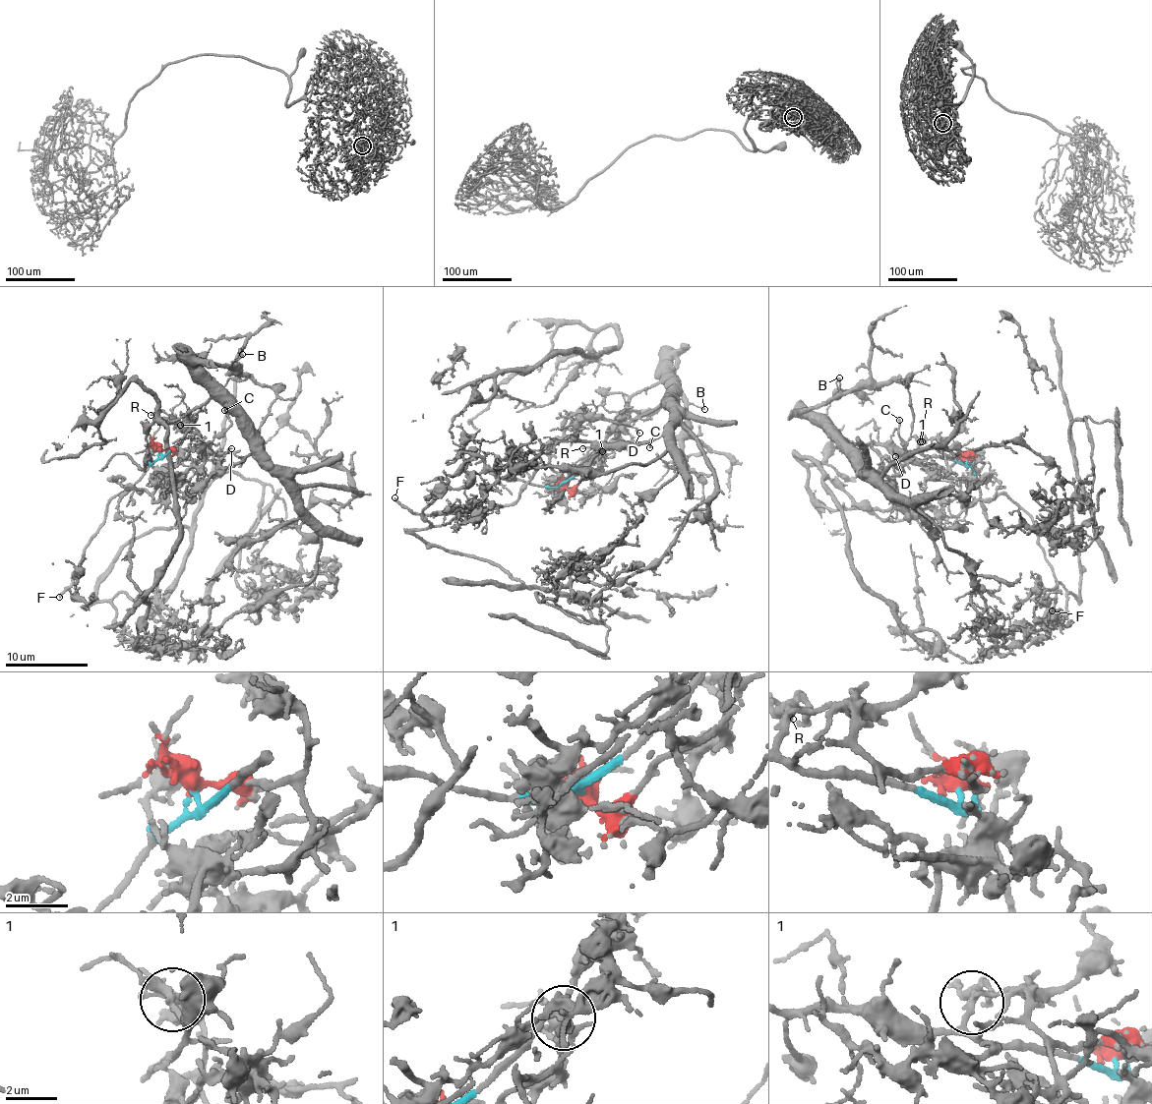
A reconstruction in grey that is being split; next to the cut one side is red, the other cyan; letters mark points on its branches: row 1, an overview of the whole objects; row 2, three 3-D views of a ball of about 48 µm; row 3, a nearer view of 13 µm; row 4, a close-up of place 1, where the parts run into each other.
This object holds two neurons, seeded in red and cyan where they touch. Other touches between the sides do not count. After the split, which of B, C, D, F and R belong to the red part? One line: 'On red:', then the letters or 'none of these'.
On red: C, D, F

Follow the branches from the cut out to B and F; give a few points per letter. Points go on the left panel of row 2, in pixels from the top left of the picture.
B: (158, 451), (169, 453), (183, 438), (192, 409), (208, 402), (210, 385), (200, 367), (223, 368), (243, 355)
F: (158, 451), (185, 450), (191, 465), (162, 475), (151, 493), (132, 487), (110, 498), (59, 598)

